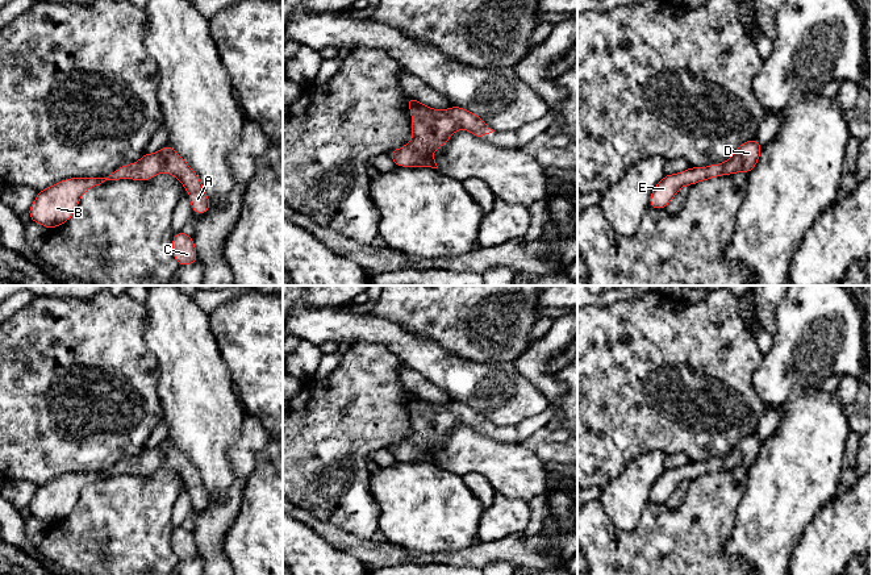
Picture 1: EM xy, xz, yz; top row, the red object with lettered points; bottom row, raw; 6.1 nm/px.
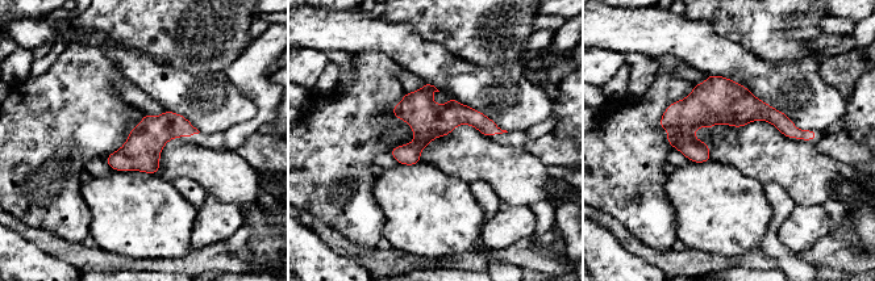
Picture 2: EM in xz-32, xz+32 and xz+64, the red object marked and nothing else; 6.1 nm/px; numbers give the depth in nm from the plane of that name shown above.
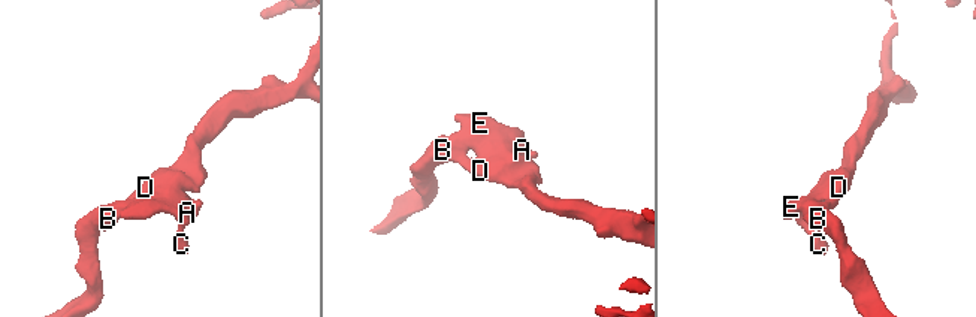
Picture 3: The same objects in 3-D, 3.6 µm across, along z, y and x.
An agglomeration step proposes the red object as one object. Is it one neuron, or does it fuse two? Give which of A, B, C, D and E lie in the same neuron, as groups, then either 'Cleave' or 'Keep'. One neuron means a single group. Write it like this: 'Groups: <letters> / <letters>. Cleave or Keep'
Groups: A B C D E. Keep

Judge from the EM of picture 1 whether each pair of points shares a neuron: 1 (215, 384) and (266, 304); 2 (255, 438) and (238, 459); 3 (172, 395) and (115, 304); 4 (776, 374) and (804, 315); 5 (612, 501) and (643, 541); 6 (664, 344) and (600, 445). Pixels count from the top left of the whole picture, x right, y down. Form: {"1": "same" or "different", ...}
{"1": "different", "2": "same", "3": "different", "4": "same", "5": "different", "6": "same"}

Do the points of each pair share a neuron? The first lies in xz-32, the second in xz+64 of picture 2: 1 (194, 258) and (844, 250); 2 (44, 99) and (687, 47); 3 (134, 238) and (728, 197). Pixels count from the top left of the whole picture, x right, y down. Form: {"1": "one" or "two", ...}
{"1": "one", "2": "two", "3": "one"}

